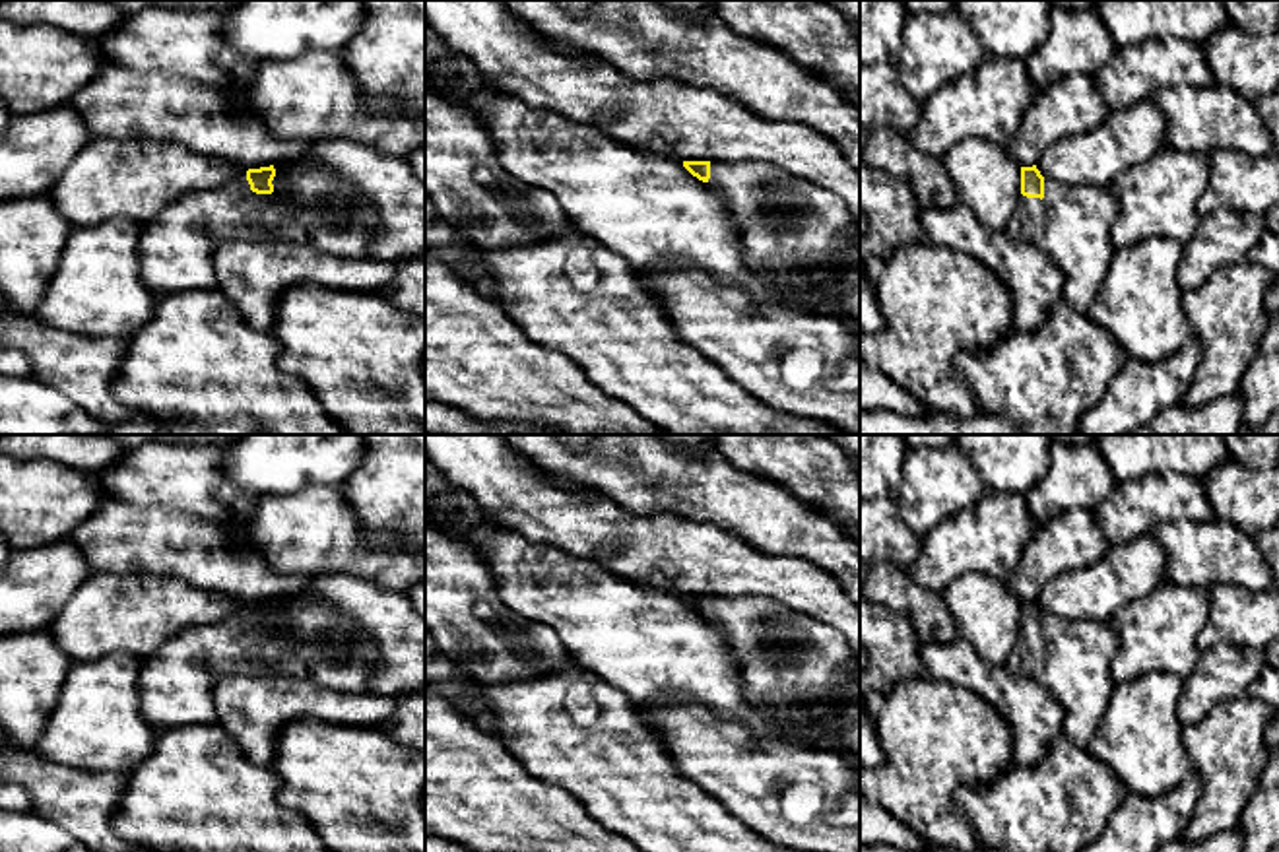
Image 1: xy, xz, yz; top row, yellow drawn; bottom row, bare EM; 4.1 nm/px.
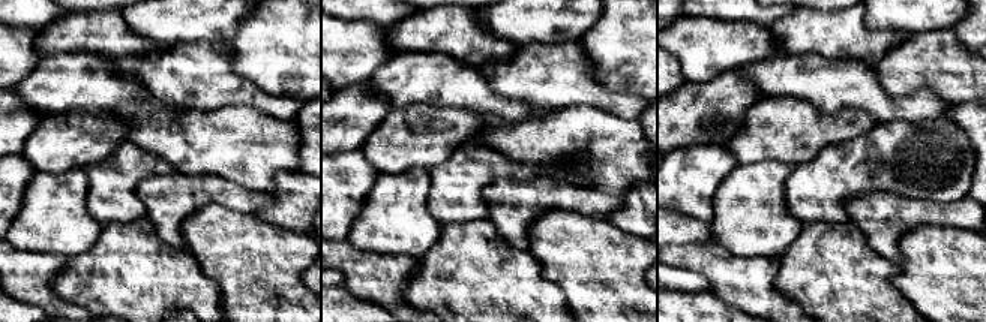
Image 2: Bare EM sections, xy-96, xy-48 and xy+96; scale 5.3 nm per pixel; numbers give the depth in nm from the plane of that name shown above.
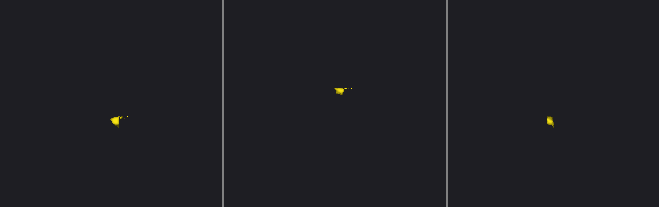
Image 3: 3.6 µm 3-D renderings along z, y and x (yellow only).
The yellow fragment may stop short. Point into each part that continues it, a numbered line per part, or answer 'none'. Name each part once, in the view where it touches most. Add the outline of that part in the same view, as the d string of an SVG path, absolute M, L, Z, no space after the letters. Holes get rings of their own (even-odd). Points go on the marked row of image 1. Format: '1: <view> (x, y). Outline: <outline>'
1: yz (1074, 226). Outline: M1044 179L1044 198L1023 196L1003 231L1050 256L1064 276L1064 301L1087 314L1112 266L1116 219L1118 204L1108 186Z

